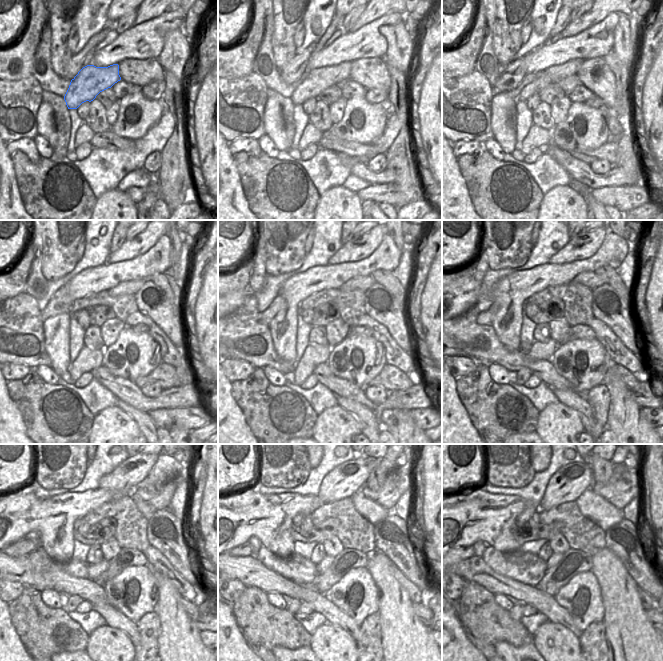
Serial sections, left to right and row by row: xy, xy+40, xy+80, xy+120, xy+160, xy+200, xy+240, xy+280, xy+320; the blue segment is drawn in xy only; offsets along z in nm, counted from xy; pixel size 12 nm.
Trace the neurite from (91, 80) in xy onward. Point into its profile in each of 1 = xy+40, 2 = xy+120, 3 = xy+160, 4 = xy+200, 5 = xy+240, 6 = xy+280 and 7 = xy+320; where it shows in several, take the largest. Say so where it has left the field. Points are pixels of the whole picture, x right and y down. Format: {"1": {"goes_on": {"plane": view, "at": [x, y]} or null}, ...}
{"1": {"goes_on": {"plane": "xy+40", "at": [317, 80]}}, "2": {"goes_on": {"plane": "xy+120", "at": [131, 287]}}, "3": {"goes_on": {"plane": "xy+160", "at": [363, 283]}}, "4": {"goes_on": {"plane": "xy+200", "at": [589, 279]}}, "5": {"goes_on": {"plane": "xy+240", "at": [161, 501]}}, "6": {"goes_on": {"plane": "xy+280", "at": [400, 479]}}, "7": {"goes_on": {"plane": "xy+320", "at": [623, 486]}}}

